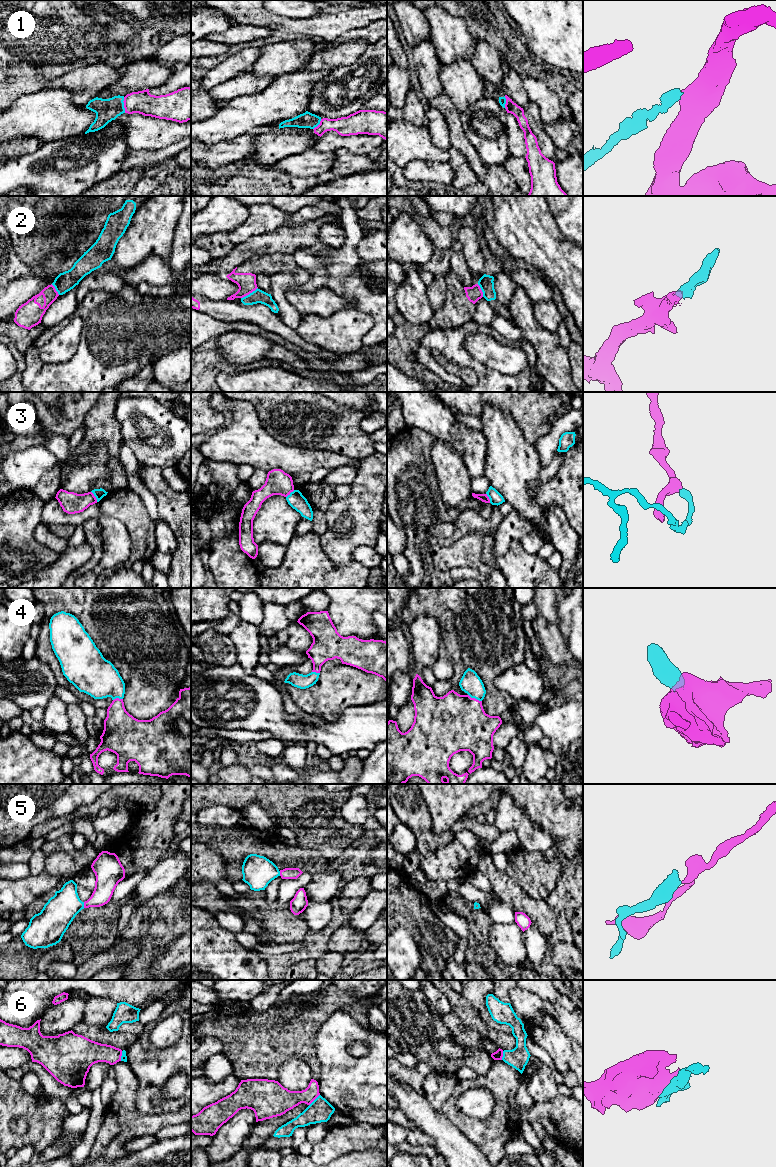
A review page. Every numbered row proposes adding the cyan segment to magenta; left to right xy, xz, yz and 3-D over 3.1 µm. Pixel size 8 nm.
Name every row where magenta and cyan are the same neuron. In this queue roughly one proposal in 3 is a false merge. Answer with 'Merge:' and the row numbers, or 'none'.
Merge: 4, 5

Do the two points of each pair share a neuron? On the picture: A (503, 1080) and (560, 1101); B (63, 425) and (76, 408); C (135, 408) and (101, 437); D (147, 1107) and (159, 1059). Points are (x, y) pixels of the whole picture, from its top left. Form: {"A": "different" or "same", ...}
{"A": "different", "B": "same", "C": "different", "D": "same"}

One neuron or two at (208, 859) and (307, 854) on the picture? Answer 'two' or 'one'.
two

